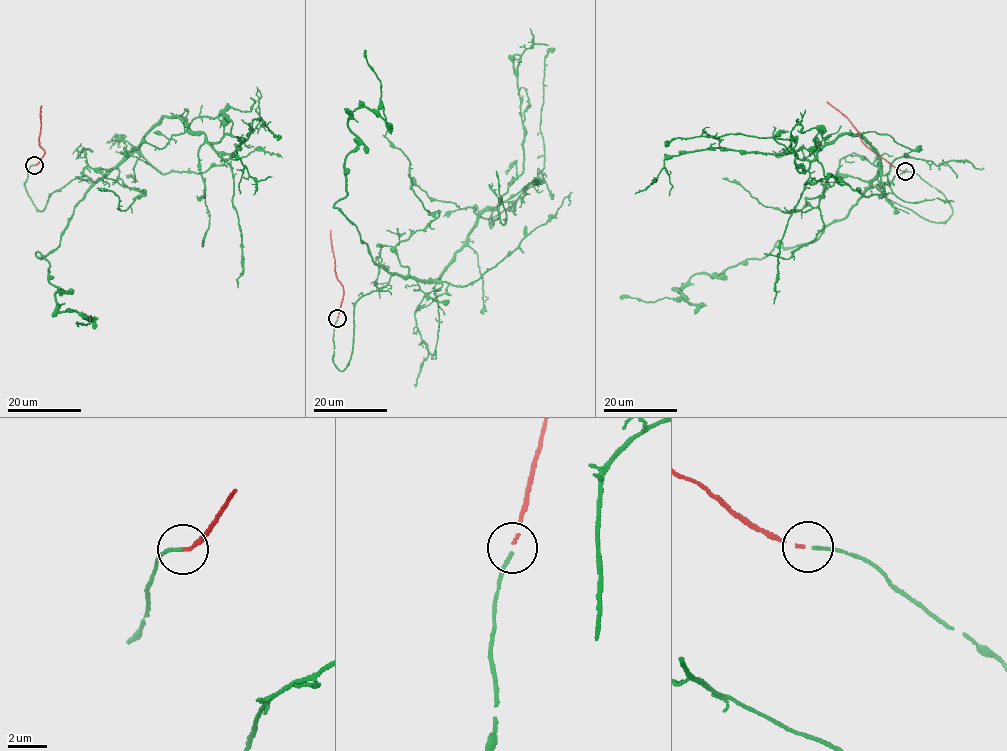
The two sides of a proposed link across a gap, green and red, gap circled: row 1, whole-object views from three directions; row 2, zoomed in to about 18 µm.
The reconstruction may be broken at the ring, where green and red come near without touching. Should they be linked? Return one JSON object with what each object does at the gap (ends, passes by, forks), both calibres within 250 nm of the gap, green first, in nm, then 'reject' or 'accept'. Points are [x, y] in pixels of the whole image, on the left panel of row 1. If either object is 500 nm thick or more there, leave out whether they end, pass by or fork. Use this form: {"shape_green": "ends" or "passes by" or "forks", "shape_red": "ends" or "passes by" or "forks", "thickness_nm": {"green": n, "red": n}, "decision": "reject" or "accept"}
{"shape_green": "ends", "shape_red": "ends", "thickness_nm": {"green": 190, "red": 140}, "decision": "accept"}

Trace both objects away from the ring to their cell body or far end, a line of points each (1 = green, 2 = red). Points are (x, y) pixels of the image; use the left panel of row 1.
1: (34, 165), (24, 186), (41, 211), (173, 116), (210, 143), (240, 138), (254, 194)
2: (34, 165), (44, 153), (39, 141), (41, 105)

